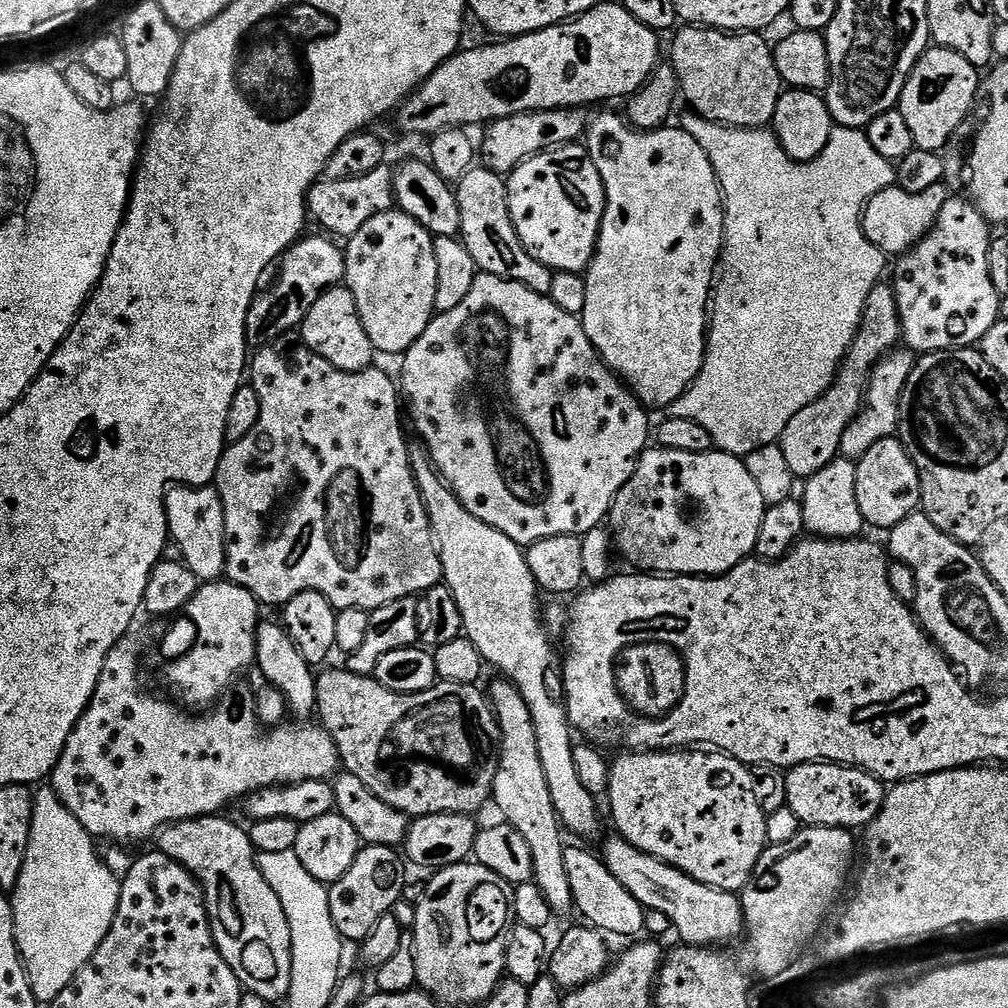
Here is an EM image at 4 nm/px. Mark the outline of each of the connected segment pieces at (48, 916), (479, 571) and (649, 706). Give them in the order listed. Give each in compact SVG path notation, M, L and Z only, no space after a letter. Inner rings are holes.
M40 786L35 789L26 858L22 862L16 887L11 889L10 903L16 949L24 962L30 990L36 1001L44 1006L51 1005L52 1000L58 998L58 994L62 994L70 982L74 982L78 970L90 962L94 950L98 950L102 938L106 938L118 910L121 877L115 876L100 861L95 846L94 837L84 829L82 822L78 822L78 818L74 818L74 814L70 814L70 810L66 810L53 788Z
M423 444L408 445L408 461L416 479L422 502L440 547L443 583L458 602L458 614L462 618L463 635L478 650L485 665L494 667L511 681L526 698L530 706L530 718L534 722L534 734L538 738L538 758L542 758L542 770L546 773L546 786L550 786L550 798L554 798L554 810L561 825L576 836L596 836L600 832L600 808L597 797L582 786L578 770L574 766L576 744L574 729L568 721L568 709L559 699L552 697L548 689L548 671L552 668L552 644L548 632L540 621L540 600L536 579L530 574L525 549L514 543L502 530L486 526L448 487Z
M633 644L621 652L616 663L616 685L634 712L658 718L681 700L685 690L684 659L668 644Z

